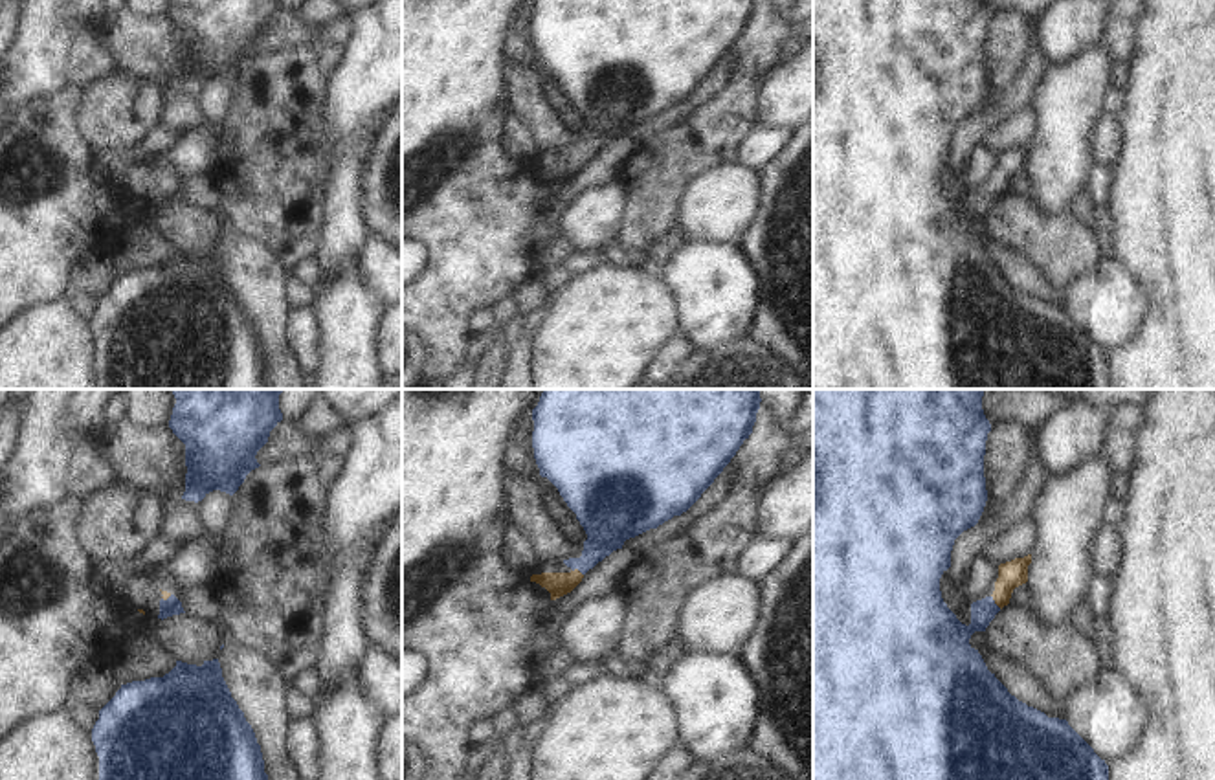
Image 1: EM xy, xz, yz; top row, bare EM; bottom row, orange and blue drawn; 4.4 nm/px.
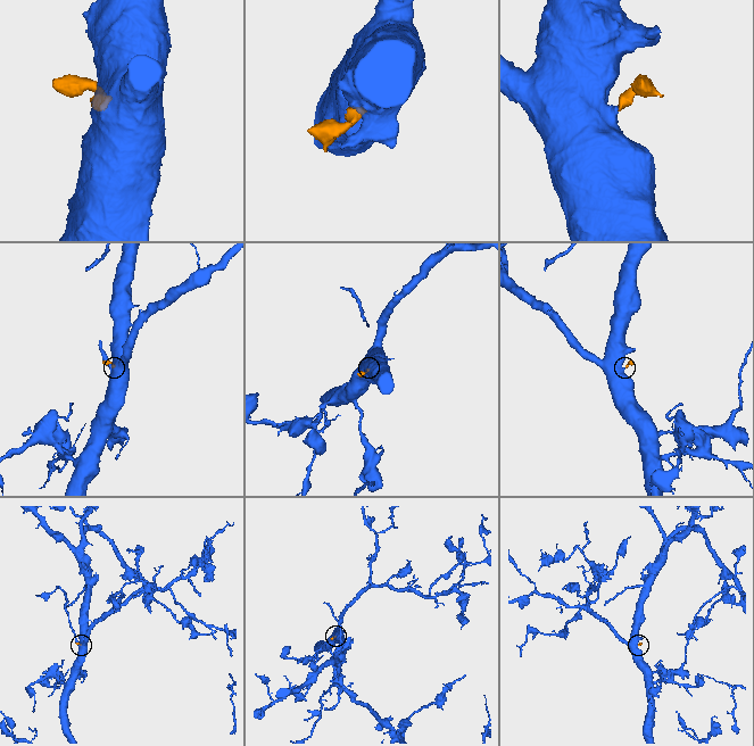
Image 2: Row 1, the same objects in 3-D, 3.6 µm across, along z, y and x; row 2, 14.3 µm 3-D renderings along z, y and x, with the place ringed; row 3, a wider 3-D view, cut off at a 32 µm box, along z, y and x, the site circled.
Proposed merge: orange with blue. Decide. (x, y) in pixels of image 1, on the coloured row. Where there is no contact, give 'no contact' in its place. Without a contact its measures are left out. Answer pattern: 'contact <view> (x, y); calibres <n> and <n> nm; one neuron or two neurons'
contact yz (995, 602); calibres 120 and 160 nm; one neuron

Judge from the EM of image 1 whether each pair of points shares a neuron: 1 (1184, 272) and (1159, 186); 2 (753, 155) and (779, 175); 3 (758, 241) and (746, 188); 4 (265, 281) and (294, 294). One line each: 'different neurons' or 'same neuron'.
1: same neuron
2: different neurons
3: different neurons
4: different neurons

